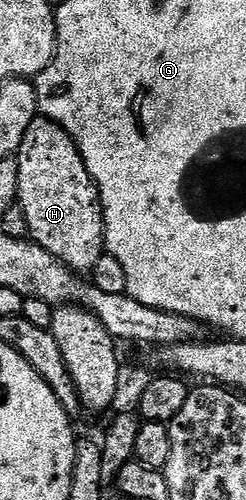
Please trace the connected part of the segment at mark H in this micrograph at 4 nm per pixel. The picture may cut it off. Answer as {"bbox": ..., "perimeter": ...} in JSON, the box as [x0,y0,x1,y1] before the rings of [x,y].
{"bbox":[17,118,105,274],"perimeter":[[[36,118],[17,153],[21,182],[17,204],[23,208],[30,239],[76,274],[90,273],[105,254],[103,203],[73,138],[59,124]]]}

